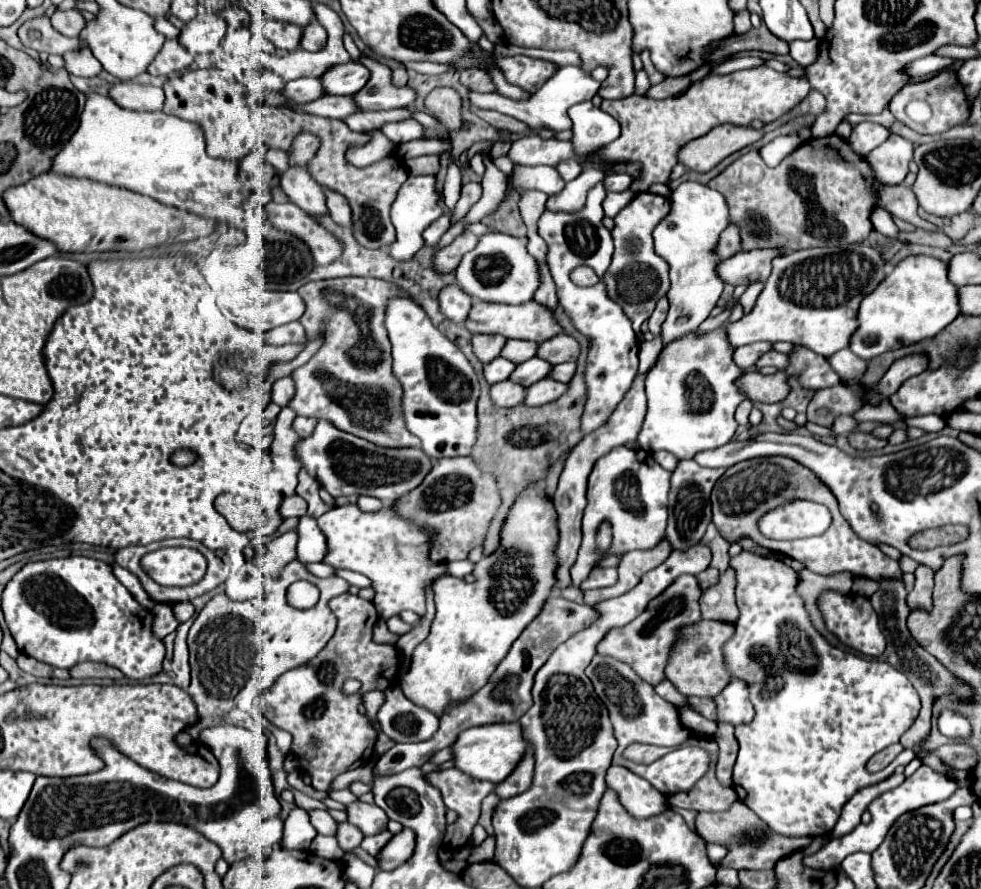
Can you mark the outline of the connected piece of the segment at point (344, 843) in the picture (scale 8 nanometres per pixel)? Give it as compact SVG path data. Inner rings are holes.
M349 822L337 824L337 842L345 852L349 852L351 848L357 848L361 844L361 838L363 838L363 834L361 834L361 830L357 830L357 826L353 826Z

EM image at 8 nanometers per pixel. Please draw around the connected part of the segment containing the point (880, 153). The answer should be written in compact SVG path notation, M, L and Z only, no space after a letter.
M891 134L883 144L873 148L869 164L877 170L877 178L885 184L901 184L909 172L909 160L913 158L913 142L899 134Z

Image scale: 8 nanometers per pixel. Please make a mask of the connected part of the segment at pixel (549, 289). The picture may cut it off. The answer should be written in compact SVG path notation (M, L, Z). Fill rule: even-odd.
M541 264L541 290L535 294L535 300L537 304L541 306L547 306L549 310L555 310L557 308L557 294L555 294L555 286L553 286L553 280L551 280L551 274L547 270L545 264Z

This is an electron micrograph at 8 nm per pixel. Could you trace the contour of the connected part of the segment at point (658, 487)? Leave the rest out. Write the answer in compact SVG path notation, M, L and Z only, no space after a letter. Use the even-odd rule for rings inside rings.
M615 446L611 452L601 456L591 474L587 488L587 508L583 516L583 544L579 558L571 566L571 586L579 588L581 582L589 576L589 570L599 560L593 550L593 534L601 520L611 522L613 546L607 554L627 554L629 550L647 550L653 548L665 536L667 524L667 492L669 492L669 474L663 470L649 452L629 450L625 446Z

